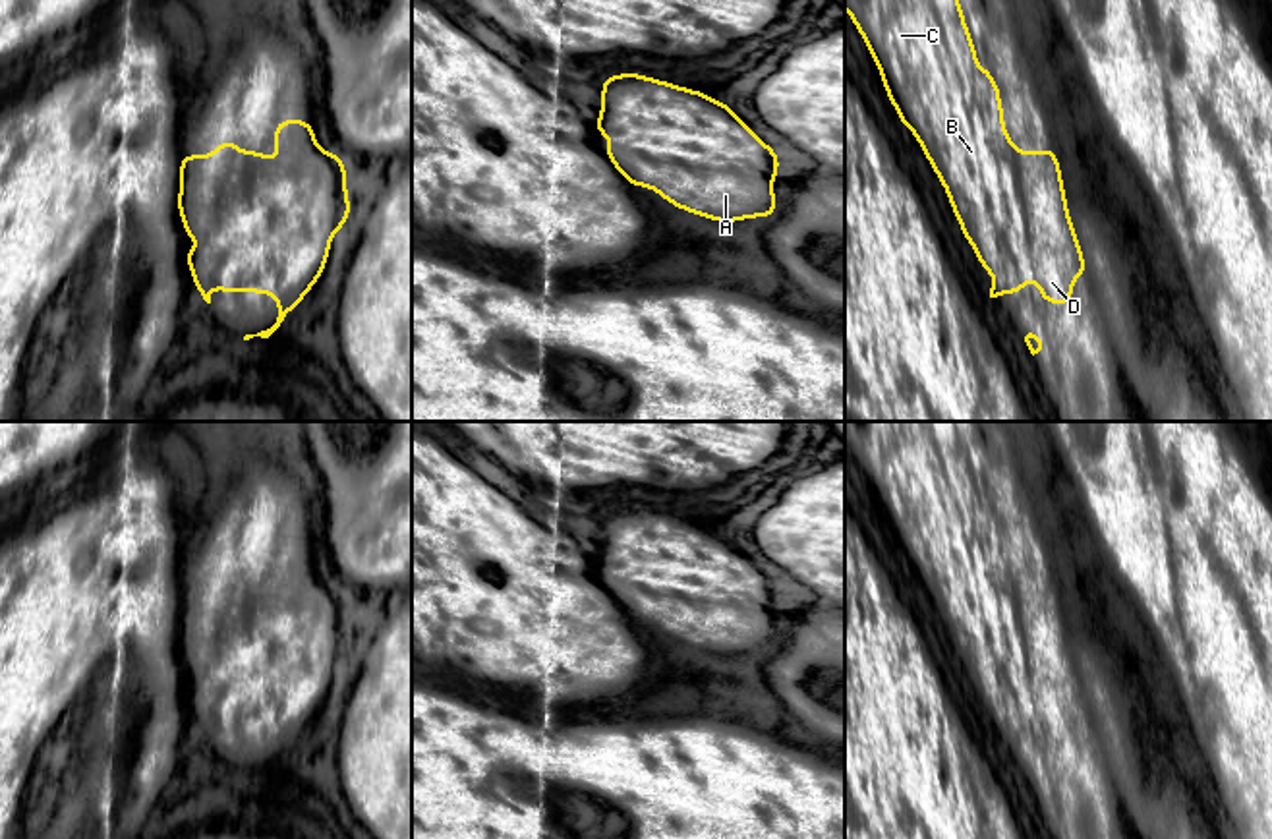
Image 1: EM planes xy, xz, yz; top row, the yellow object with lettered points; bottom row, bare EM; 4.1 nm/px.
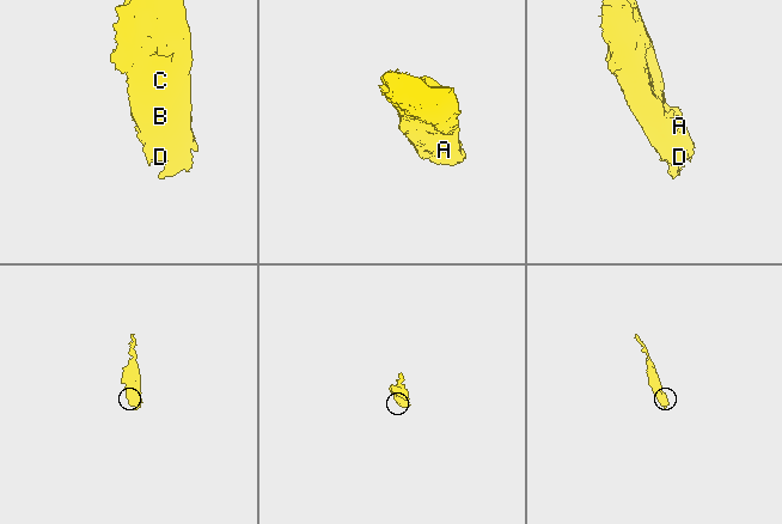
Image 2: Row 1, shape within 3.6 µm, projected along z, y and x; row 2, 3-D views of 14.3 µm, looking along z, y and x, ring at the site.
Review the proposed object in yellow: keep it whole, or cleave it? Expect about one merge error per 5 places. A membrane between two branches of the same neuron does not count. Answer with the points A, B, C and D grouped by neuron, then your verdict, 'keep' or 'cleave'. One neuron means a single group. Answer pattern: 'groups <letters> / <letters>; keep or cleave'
groups A B C D; keep

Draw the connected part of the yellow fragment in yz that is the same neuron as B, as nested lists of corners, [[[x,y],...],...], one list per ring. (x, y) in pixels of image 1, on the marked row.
[[[845,0],[854,27],[878,64],[885,93],[920,143],[947,191],[961,232],[994,276],[990,298],[1019,294],[1036,280],[1040,300],[1067,305],[1073,280],[1086,275],[1055,149],[1017,151],[1007,137],[999,85],[976,62],[959,0]]]

